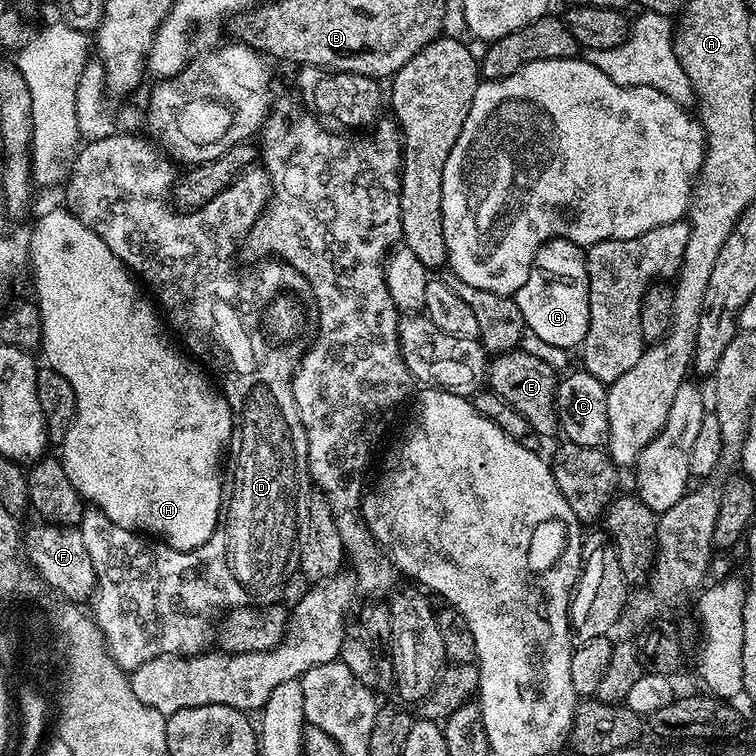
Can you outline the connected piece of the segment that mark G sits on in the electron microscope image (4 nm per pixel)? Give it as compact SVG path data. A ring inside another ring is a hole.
M545 240L530 266L526 282L522 282L514 299L518 310L522 310L524 327L531 335L542 338L542 342L550 342L550 346L569 350L575 349L575 344L576 347L583 345L588 329L588 262L585 249L569 240Z

